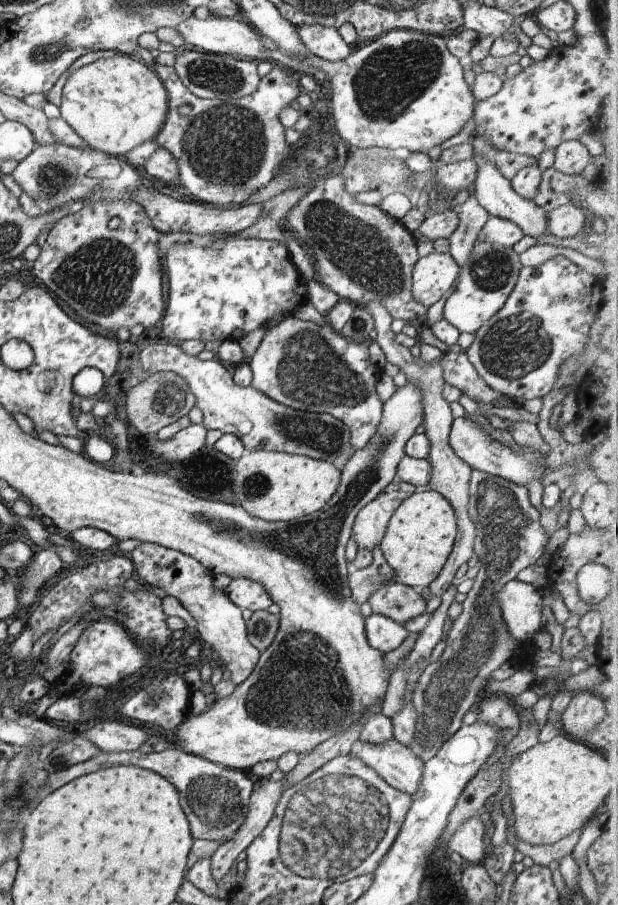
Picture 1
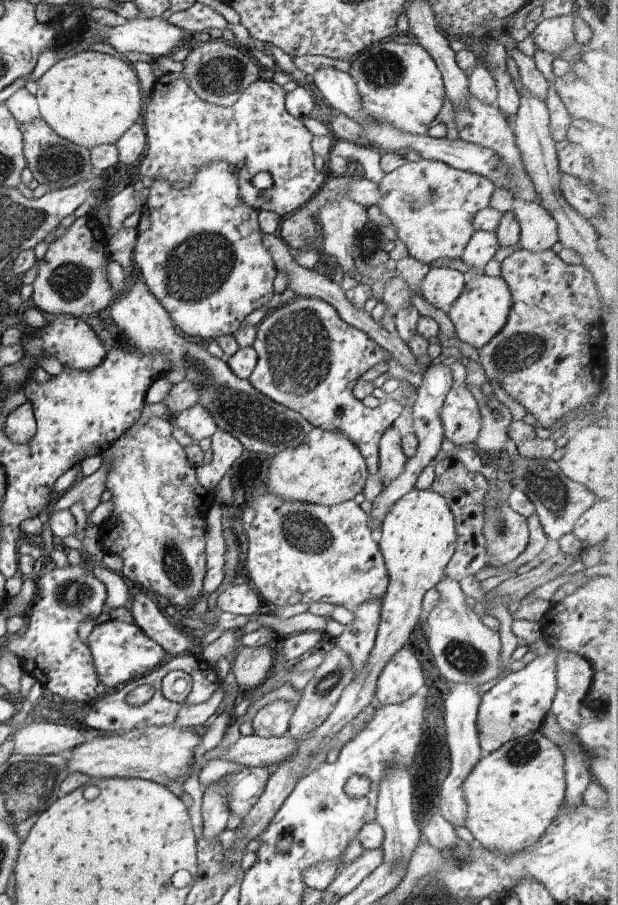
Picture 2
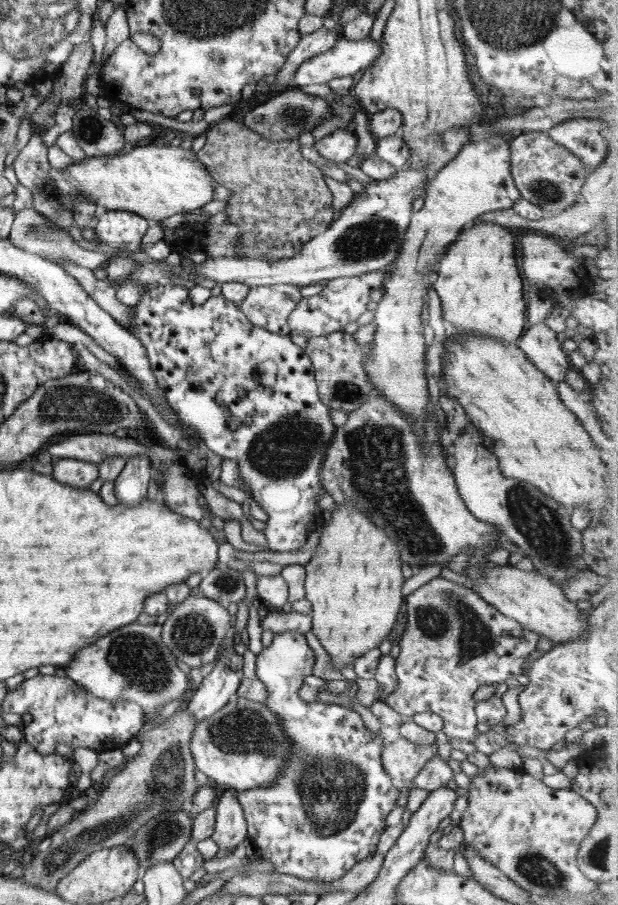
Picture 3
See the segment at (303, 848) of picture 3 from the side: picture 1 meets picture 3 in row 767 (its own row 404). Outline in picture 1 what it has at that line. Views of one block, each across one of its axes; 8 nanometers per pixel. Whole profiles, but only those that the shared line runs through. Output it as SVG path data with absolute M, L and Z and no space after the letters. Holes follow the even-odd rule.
M292 316L286 318L278 326L266 330L254 356L248 360L253 380L251 386L260 393L282 405L310 413L327 413L340 420L348 430L351 448L354 451L364 448L368 440L374 436L380 423L383 403L379 400L376 384L381 376L381 368L371 362L368 343L358 343L341 336L330 322L316 324L306 322Z

